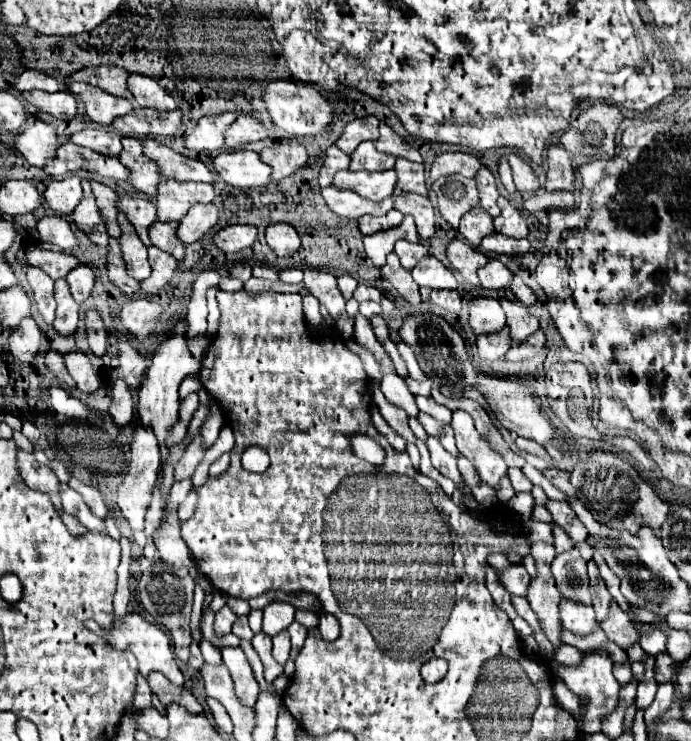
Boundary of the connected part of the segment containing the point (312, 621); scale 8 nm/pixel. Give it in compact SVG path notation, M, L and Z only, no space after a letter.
M298 610L298 612L296 612L296 620L298 620L302 626L306 626L306 628L312 628L312 626L318 624L318 616L316 616L314 612L308 612L308 610Z

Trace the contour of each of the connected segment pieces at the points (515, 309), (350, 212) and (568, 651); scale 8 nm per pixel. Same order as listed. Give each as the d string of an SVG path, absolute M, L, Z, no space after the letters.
M502 298L500 300L506 312L506 324L510 328L510 336L514 340L526 340L532 332L538 330L538 318L532 316L520 302L512 302Z
M334 184L328 186L328 188L322 188L322 196L324 196L324 200L326 200L326 204L330 206L332 212L336 212L338 216L348 218L348 220L358 220L364 214L384 216L390 208L394 208L392 198L376 204L376 202L370 202L370 200L362 198L356 192L350 192L350 190L344 190L344 188L336 188Z
M560 646L560 648L556 648L556 654L554 654L554 660L560 664L560 666L576 666L576 664L580 664L580 658L582 658L584 654L578 650L578 648L574 648L574 646Z

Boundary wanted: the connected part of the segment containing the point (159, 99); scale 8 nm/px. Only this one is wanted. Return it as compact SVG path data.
M130 74L128 90L132 92L134 102L138 106L152 108L152 110L174 110L176 108L174 98L150 76Z

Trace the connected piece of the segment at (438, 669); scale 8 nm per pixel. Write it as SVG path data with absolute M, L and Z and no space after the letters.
M430 658L428 662L422 664L420 668L422 676L426 682L434 684L434 682L440 682L444 676L446 676L446 670L448 670L448 662L446 660L440 660L440 658Z

